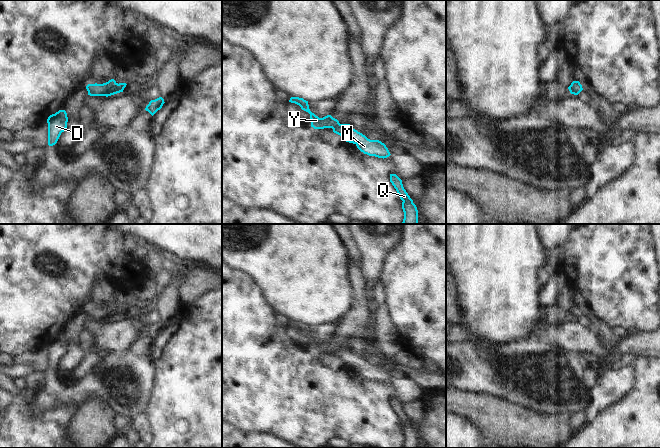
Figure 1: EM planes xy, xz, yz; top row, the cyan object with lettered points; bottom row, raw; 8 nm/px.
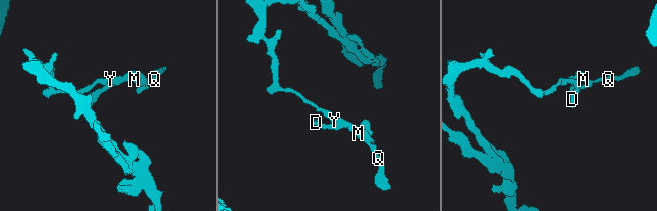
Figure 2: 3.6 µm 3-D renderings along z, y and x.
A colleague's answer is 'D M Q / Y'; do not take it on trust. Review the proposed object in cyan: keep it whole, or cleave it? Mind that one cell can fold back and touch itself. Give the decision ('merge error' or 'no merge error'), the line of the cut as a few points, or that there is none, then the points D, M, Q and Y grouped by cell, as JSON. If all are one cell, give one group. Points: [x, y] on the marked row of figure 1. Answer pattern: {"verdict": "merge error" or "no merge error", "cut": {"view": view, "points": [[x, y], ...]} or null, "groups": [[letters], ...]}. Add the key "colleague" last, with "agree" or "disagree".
{"verdict": "merge error", "cut": {"view": "xy", "points": [[116, 83], [104, 95]]}, "groups": [["D", "M", "Q"], ["Y"]], "colleague": "agree"}

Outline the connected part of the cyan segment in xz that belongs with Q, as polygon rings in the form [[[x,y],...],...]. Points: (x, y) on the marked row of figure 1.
[[[390,174],[390,182],[396,189],[402,202],[404,219],[402,224],[418,224],[418,210],[403,187],[402,180],[396,174]]]

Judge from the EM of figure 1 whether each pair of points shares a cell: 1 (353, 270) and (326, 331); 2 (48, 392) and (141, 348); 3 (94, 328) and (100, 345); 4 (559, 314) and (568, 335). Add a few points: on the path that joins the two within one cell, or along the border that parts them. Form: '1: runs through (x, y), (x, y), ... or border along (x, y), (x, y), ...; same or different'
1: border along (337, 322), (337, 326), (329, 338); different
2: border along (127, 351), (133, 354), (149, 356); different
3: runs through (98, 332), (100, 334), (100, 341); same
4: border along (541, 316), (553, 322), (562, 322), (570, 317); different

